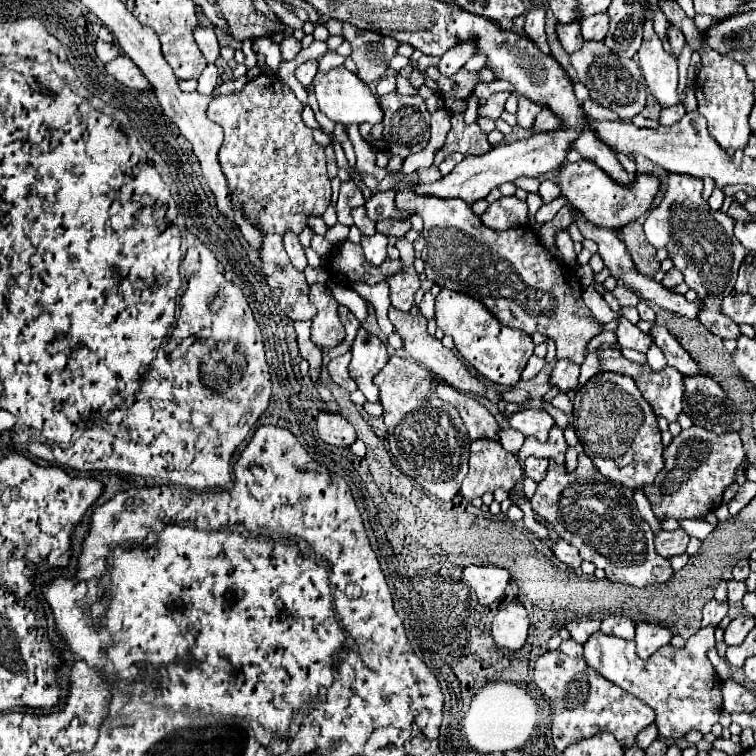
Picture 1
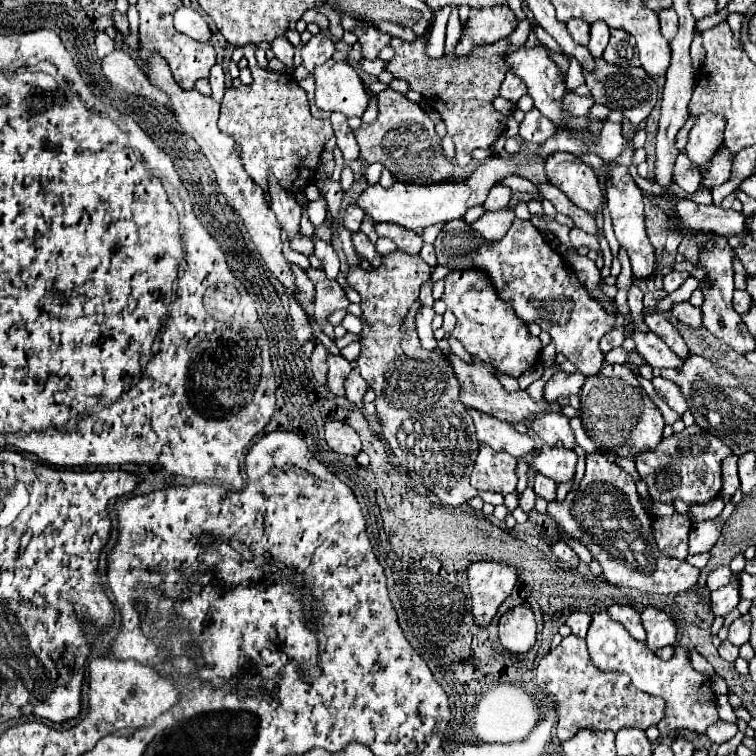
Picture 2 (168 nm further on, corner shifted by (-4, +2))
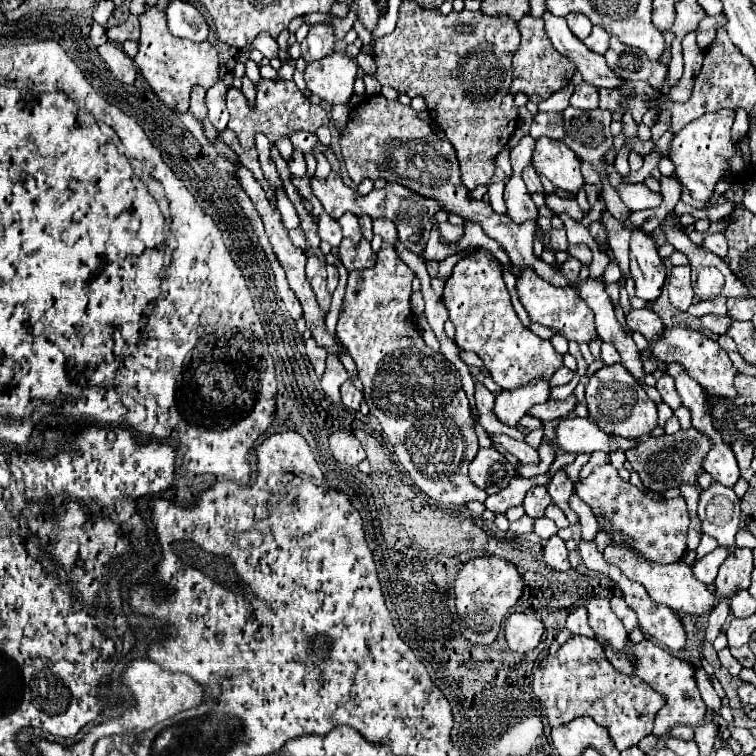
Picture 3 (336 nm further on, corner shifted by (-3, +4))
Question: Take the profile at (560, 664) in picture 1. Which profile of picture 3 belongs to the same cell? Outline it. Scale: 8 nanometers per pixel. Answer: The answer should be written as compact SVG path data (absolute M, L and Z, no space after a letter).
M572 636L554 656L540 660L538 670L554 672L554 676L546 674L546 678L542 674L542 684L546 682L556 686L554 698L538 698L548 724L554 728L568 724L578 716L590 716L608 730L614 746L620 752L636 746L644 736L652 734L656 712L666 702L660 692L644 684L638 676L622 676L614 672L612 664L604 656L600 642L586 636Z

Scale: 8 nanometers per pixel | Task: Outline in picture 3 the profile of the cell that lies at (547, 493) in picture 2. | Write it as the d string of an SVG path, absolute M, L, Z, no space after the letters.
M536 486L536 488L526 492L526 498L524 498L522 506L524 506L528 516L542 518L548 504L550 504L550 496L546 496L546 488L544 486Z

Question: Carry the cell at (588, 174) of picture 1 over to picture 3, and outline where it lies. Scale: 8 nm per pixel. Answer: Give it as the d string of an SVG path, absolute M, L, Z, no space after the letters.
M546 136L538 138L532 152L532 166L540 176L546 176L554 188L578 192L584 184L580 174L580 160L564 142L550 140Z

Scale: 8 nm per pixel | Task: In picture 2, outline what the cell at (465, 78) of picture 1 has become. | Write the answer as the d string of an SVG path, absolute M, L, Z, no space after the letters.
M425 34L423 38L415 38L415 42L403 42L399 38L393 38L391 46L395 48L395 58L387 64L387 70L395 74L395 78L407 80L411 90L421 92L431 102L431 106L443 118L447 134L455 144L455 160L465 166L471 160L471 152L475 148L489 148L505 130L507 116L497 114L491 102L499 96L499 86L509 70L501 58L507 44L503 38L491 46L475 48L467 58L443 54L441 58L431 60L425 54L427 36L429 34Z

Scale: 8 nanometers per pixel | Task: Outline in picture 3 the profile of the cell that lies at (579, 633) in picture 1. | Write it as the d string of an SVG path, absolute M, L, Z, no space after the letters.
M580 606L580 608L576 608L576 610L570 612L570 616L568 616L568 620L566 620L566 628L568 628L572 634L580 634L580 636L594 638L592 628L588 626L588 612L586 612L586 606Z

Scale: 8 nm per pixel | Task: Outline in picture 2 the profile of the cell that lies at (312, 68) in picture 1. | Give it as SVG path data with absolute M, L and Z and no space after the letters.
M315 34L305 46L303 46L303 66L309 74L315 72L315 66L325 64L333 56L333 40L325 34Z

